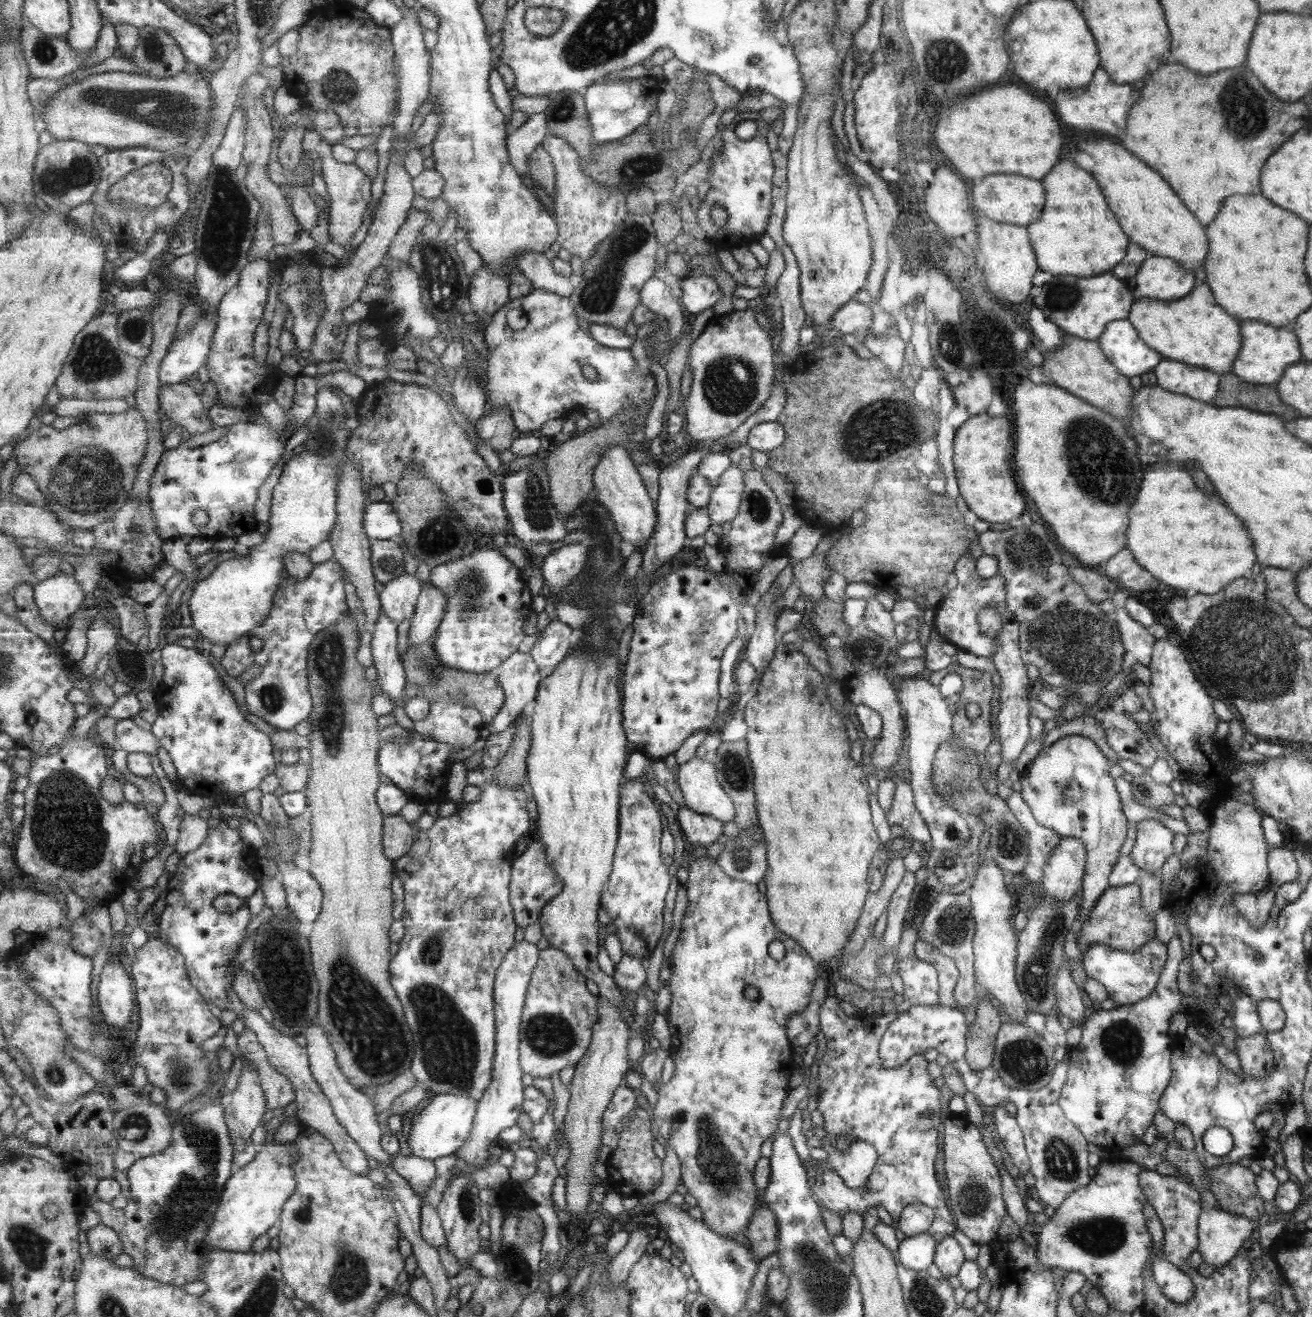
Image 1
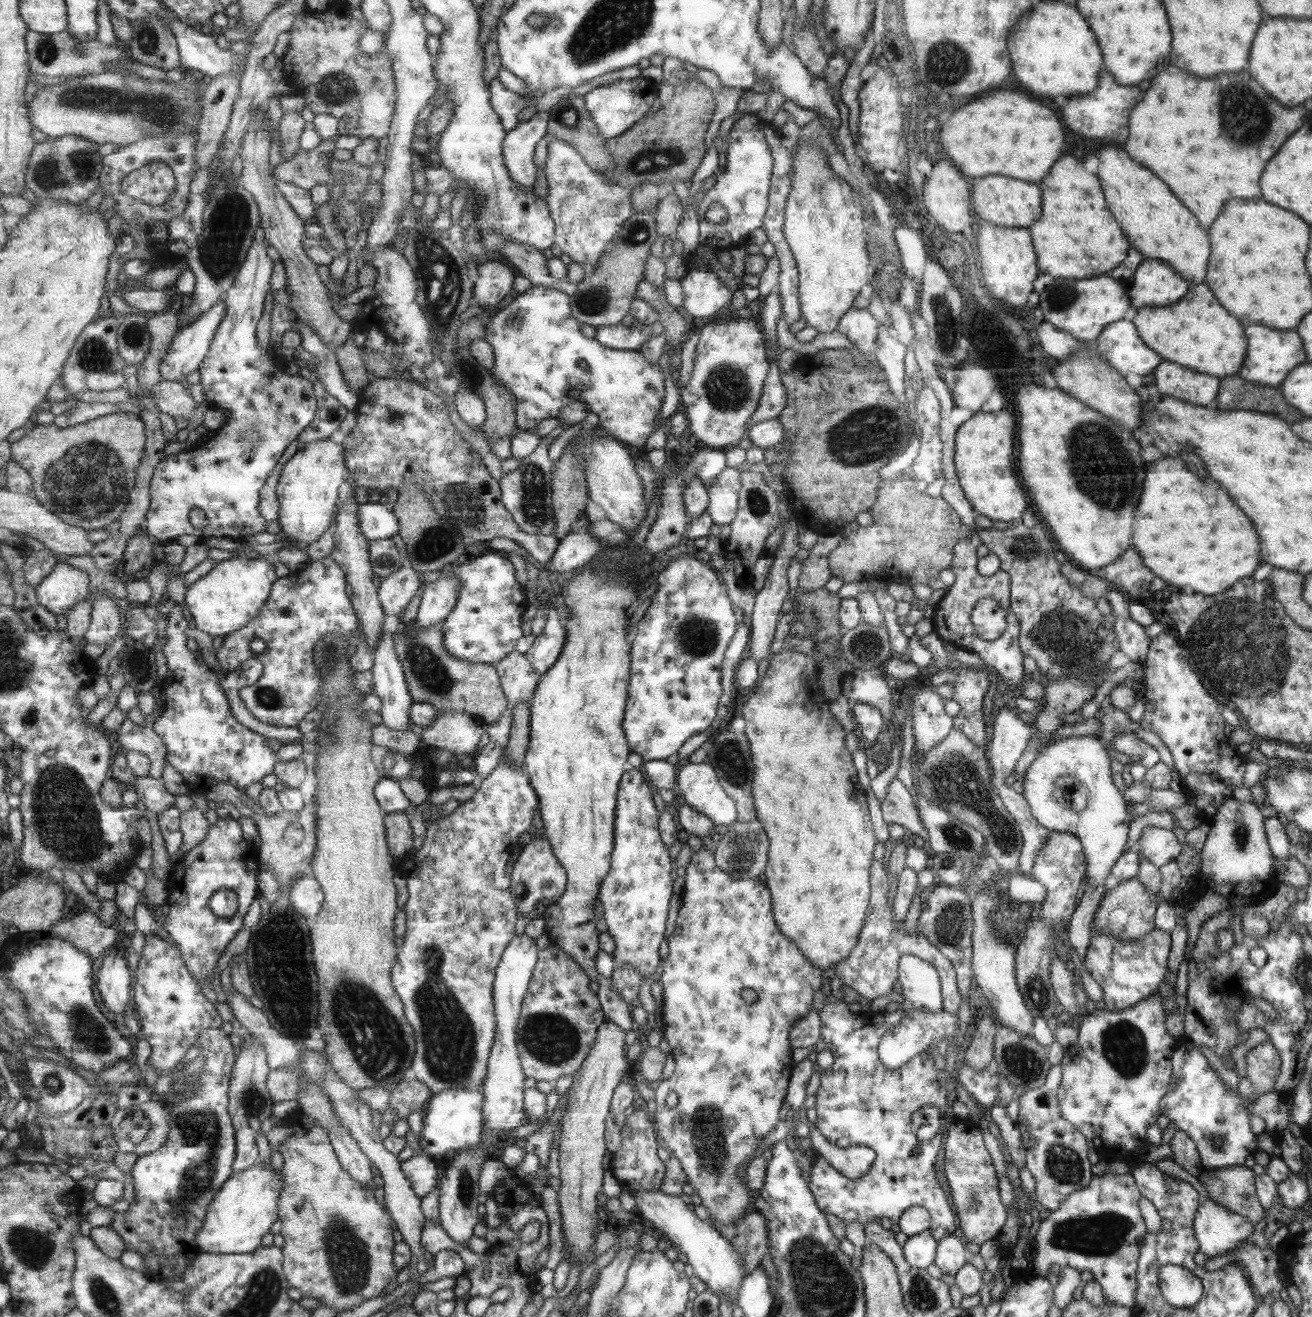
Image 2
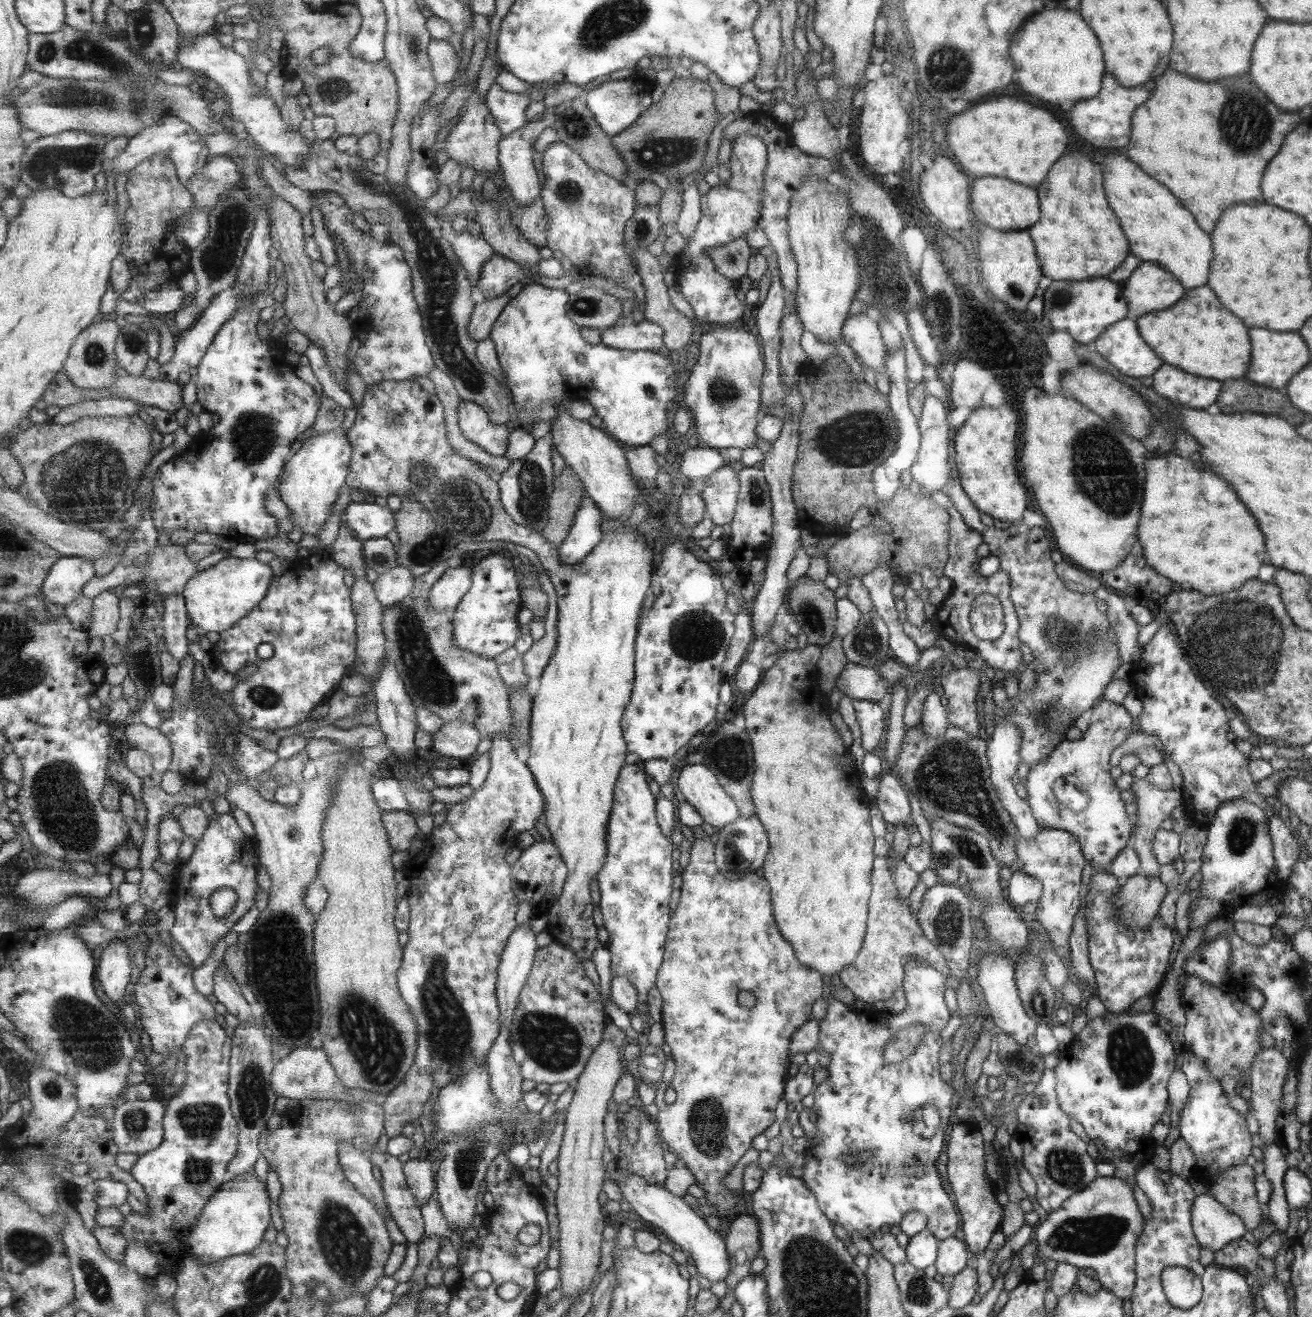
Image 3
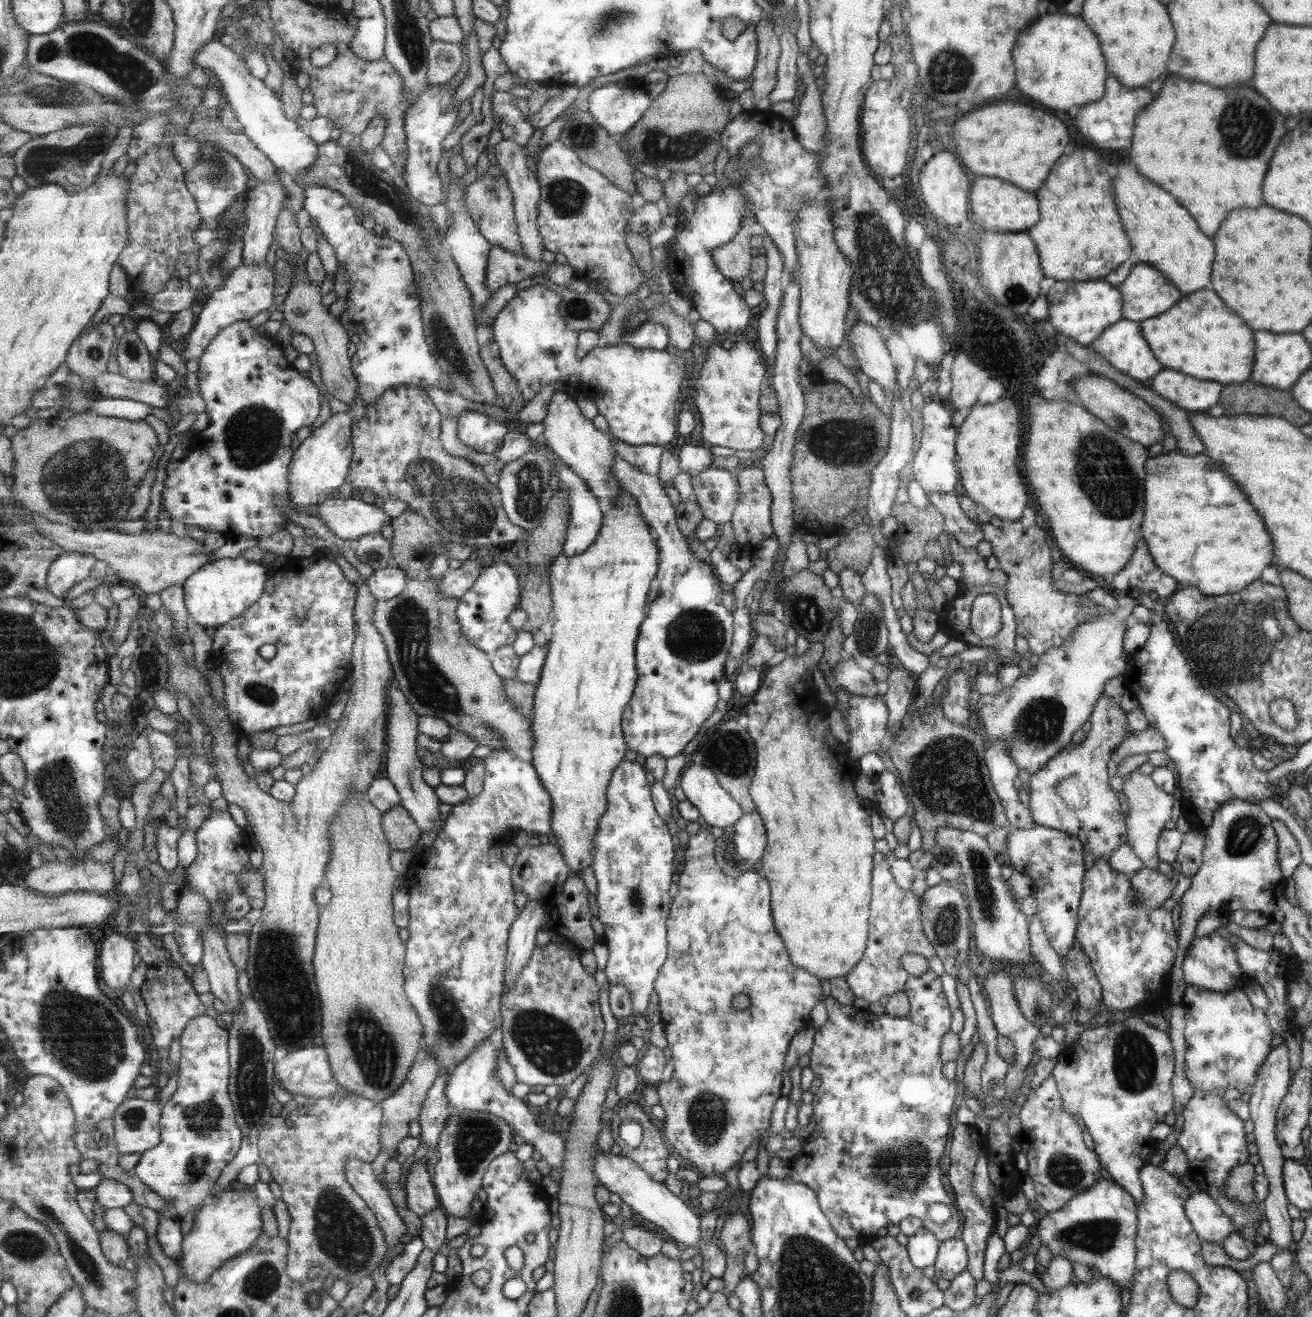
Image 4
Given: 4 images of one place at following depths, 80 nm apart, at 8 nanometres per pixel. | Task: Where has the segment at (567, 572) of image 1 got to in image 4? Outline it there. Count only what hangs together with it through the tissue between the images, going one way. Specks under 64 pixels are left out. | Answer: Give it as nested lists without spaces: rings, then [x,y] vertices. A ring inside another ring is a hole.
[[[542,437],[535,441],[531,441],[533,447],[531,452],[541,452],[549,458],[551,462],[551,472],[554,476],[559,478],[559,484],[565,484],[565,488],[569,490],[569,506],[571,506],[571,519],[569,520],[568,537],[564,546],[564,555],[569,558],[585,554],[590,550],[591,546],[595,544],[599,538],[601,529],[603,527],[603,510],[599,506],[599,498],[597,498],[587,487],[587,481],[583,480],[577,473],[573,472],[567,464],[563,463],[557,455],[553,455],[553,450],[547,444],[544,444]]]

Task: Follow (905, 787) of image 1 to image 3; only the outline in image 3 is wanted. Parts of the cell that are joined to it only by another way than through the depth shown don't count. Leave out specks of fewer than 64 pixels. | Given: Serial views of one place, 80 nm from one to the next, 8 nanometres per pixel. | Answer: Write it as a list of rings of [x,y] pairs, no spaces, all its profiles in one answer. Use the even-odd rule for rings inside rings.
[[[883,772],[874,799],[884,822],[892,825],[905,824],[912,826],[911,821],[909,821],[907,792],[903,790],[899,780],[895,778],[895,773],[889,776],[889,774]]]

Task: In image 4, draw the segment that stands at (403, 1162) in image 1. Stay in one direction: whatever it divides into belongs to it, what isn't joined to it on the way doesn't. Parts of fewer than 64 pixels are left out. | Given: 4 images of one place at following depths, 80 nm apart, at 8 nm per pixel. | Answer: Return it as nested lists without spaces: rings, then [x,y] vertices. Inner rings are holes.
[[[415,1161],[410,1166],[405,1187],[409,1210],[415,1211],[421,1218],[429,1211],[441,1208],[435,1183],[431,1180],[431,1172],[424,1161]]]

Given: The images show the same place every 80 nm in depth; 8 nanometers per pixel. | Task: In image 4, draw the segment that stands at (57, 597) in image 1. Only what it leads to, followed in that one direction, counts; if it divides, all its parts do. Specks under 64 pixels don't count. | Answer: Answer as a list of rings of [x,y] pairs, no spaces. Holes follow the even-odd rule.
[[[65,552],[51,565],[47,589],[59,598],[66,598],[71,589],[91,577],[97,561],[85,552]]]

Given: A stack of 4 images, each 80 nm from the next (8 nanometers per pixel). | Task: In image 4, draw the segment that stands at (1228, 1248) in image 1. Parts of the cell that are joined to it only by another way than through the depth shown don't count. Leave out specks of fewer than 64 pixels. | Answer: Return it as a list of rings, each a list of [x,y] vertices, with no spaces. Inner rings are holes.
[[[1190,1191],[1183,1208],[1201,1242],[1221,1244],[1229,1235],[1236,1232],[1239,1234],[1239,1230],[1236,1230],[1231,1219],[1213,1201],[1207,1193]]]

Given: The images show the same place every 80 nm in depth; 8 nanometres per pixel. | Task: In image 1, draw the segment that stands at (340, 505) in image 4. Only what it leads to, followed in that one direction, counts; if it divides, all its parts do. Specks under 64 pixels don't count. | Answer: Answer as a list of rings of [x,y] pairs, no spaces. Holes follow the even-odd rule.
[[[369,503],[365,510],[365,530],[372,539],[396,540],[403,532],[402,521],[391,503]]]

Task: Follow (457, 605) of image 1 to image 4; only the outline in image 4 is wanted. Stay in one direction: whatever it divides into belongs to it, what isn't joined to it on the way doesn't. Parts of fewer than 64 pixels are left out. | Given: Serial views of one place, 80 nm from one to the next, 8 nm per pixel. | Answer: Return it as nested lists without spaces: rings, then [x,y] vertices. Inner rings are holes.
[[[497,560],[483,567],[482,572],[475,587],[460,598],[457,616],[468,641],[492,655],[503,646],[513,645],[518,639],[519,630],[510,623],[510,616],[519,608],[522,592],[519,590],[519,576],[509,563]]]

